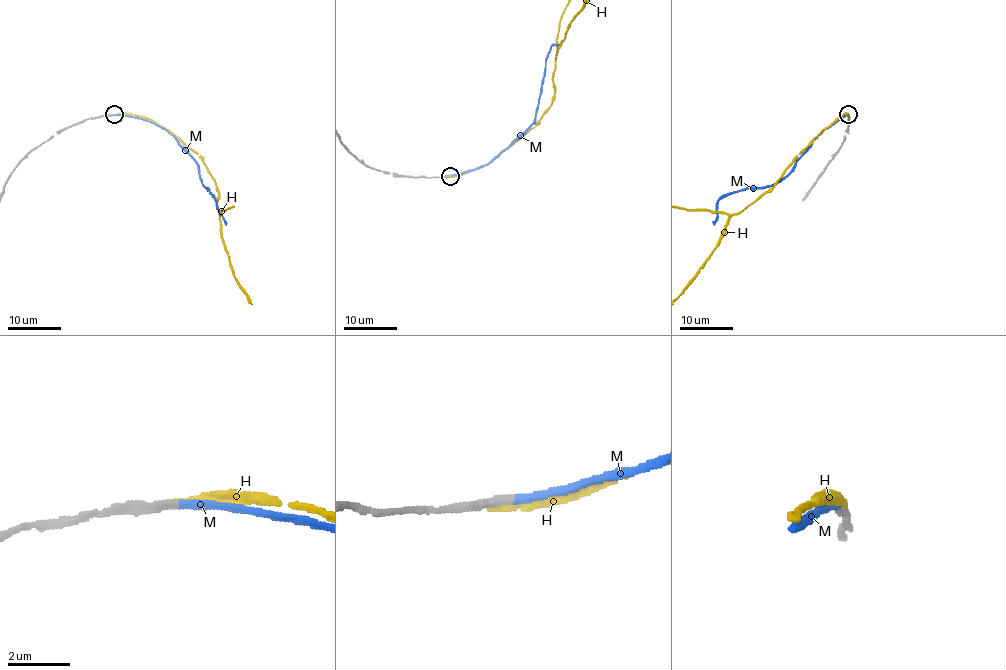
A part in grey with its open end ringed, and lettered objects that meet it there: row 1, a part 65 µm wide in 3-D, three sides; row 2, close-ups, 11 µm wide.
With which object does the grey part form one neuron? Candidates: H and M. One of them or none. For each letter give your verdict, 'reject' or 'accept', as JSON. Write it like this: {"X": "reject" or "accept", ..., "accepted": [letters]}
{"H": "reject", "M": "accept", "accepted": ["M"]}

